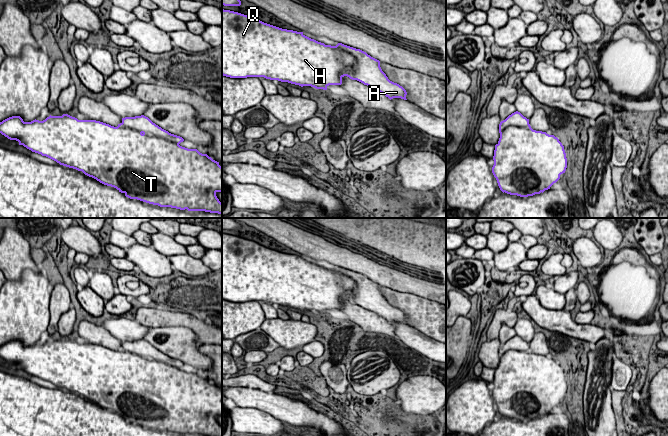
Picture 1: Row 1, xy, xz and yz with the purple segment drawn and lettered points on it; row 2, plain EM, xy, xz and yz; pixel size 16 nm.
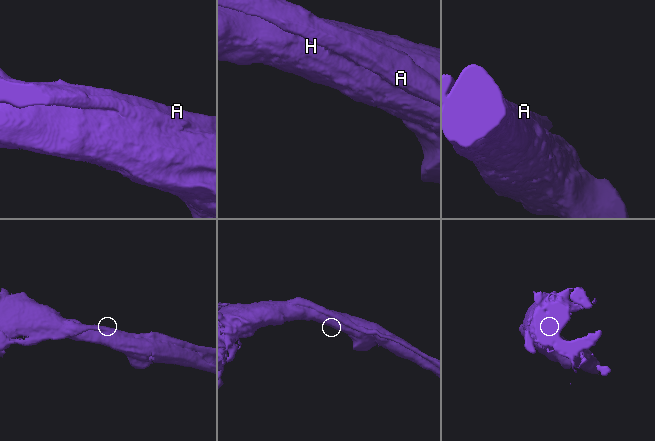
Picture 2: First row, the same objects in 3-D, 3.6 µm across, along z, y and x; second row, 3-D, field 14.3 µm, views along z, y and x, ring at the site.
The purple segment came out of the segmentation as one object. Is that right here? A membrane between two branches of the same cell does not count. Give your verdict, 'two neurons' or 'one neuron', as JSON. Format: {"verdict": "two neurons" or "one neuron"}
{"verdict": "two neurons"}

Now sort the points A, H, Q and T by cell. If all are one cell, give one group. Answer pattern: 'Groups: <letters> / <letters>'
Groups: A / H Q T

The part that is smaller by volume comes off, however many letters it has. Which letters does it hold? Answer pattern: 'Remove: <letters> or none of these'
Remove: A

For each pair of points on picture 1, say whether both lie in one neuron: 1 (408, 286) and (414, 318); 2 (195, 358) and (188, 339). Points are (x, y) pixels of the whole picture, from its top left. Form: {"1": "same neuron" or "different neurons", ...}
{"1": "different neurons", "2": "same neuron"}

